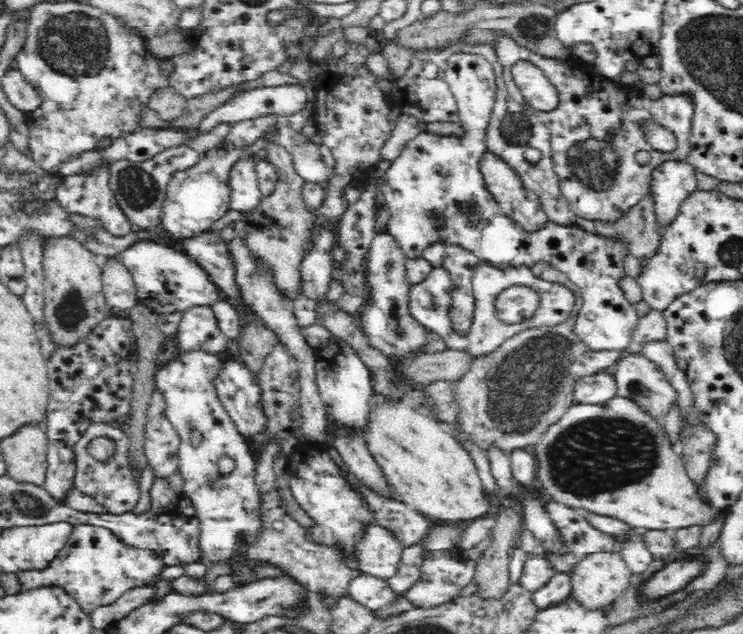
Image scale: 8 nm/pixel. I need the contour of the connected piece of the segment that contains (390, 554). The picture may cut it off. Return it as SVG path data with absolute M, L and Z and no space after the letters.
M369 523L356 539L353 558L363 574L386 580L397 573L404 548L389 530Z

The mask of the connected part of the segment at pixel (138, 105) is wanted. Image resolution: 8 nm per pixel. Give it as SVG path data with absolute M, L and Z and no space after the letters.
M68 1L43 2L30 9L26 44L14 59L14 66L34 85L41 99L32 112L34 123L29 125L27 145L32 158L44 170L58 175L60 164L69 156L98 148L98 142L104 138L124 138L142 130L140 112L154 91L170 87L170 79L160 67L162 59L148 48L147 39L99 8Z

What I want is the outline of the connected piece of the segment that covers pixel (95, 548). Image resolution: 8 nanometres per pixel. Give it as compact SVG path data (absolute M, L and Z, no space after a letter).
M74 526L66 544L43 569L26 569L15 573L19 592L42 587L58 587L66 591L86 613L98 606L114 604L132 588L154 585L165 564L152 549L134 548L122 544L112 532L99 526Z

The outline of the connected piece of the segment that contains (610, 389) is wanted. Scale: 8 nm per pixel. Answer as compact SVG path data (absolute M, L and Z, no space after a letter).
M610 371L586 375L575 382L573 390L574 402L580 404L599 404L617 395L615 378Z

